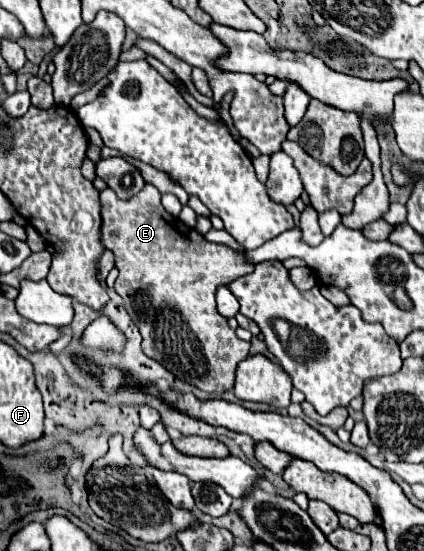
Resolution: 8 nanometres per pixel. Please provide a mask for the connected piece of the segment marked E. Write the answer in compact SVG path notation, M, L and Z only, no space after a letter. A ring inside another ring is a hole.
M145 185L145 189L141 193L137 193L135 197L131 199L119 199L111 187L105 187L101 191L101 217L103 217L103 231L101 231L101 241L105 245L105 249L111 249L115 253L115 267L119 269L119 277L115 281L115 291L121 295L123 299L123 307L125 311L129 313L129 317L133 319L133 323L139 327L141 335L143 335L143 351L145 355L149 355L151 359L155 359L157 363L161 363L163 367L167 367L177 379L183 379L195 387L199 387L201 391L207 391L207 393L225 393L229 389L233 389L233 383L235 383L235 369L239 365L239 361L243 361L247 355L249 355L249 343L247 341L241 341L237 335L235 335L235 329L229 327L227 319L217 311L217 303L215 303L215 291L219 285L223 283L231 283L233 279L241 277L241 275L247 275L253 271L253 263L247 263L247 257L245 257L245 251L241 249L231 249L223 243L211 243L207 241L197 229L191 229L187 227L183 221L179 221L177 217L169 215L167 211L163 211L161 203L159 203L159 197L161 193L153 187L153 185Z

